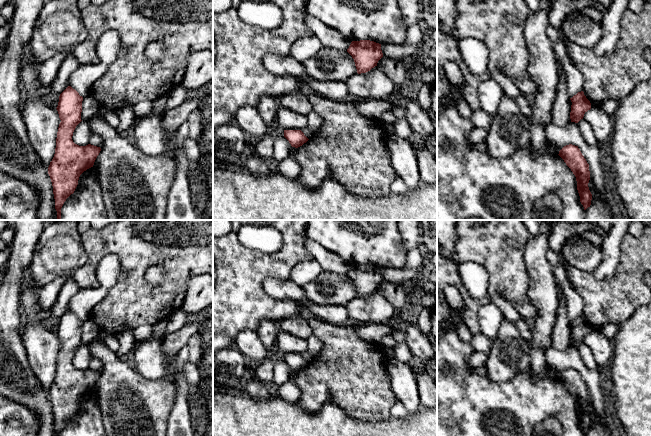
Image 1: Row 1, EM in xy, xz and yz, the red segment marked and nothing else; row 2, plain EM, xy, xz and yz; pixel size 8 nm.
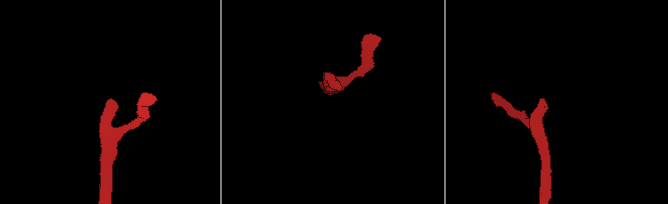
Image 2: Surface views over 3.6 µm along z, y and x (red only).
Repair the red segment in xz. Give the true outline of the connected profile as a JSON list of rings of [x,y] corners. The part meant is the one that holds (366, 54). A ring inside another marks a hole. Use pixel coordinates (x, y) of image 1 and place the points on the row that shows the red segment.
[[[370,40],[352,41],[347,52],[355,62],[357,73],[366,73],[383,57],[381,44]]]

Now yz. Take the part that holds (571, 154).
[[[569,144],[564,146],[558,154],[571,169],[576,177],[577,190],[580,196],[580,202],[586,210],[591,205],[592,194],[588,183],[590,180],[589,164],[582,155],[578,146]]]

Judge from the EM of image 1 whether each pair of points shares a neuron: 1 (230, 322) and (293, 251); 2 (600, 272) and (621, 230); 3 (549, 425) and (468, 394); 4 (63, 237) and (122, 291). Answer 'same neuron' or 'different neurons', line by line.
1: same neuron
2: same neuron
3: different neurons
4: different neurons

